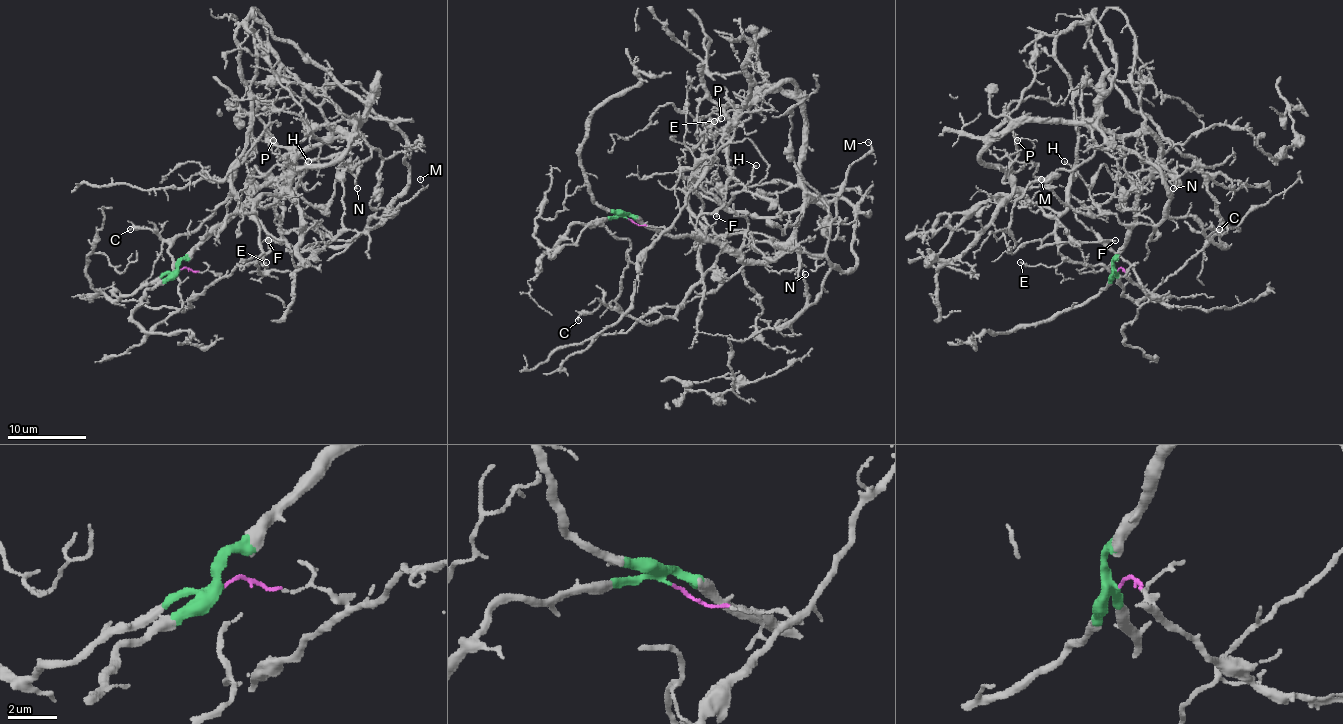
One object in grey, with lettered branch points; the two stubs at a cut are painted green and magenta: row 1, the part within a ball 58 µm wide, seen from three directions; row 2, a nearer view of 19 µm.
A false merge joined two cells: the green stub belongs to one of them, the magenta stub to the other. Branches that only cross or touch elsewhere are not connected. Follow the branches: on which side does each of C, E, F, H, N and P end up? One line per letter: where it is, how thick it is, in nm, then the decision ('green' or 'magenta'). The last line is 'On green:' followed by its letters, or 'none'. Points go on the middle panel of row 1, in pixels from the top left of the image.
C: (578, 320) | 140 nm | magenta
E: (714, 121) | 120 nm | magenta
F: (716, 216) | 120 nm | green
H: (756, 165) | 140 nm | green
N: (805, 274) | 120 nm | green
P: (721, 118) | 80 nm | green
On green: F, H, N, P

